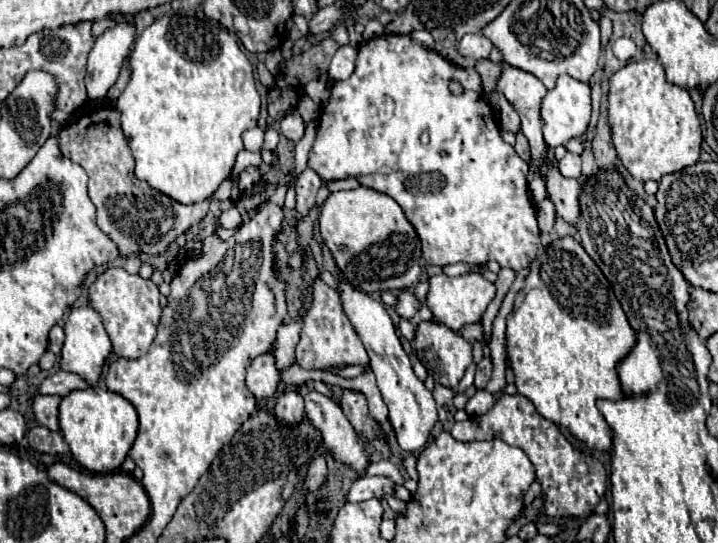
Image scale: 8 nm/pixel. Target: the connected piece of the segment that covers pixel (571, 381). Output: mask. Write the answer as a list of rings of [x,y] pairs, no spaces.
[[[570,235],[554,239],[540,257],[530,261],[530,273],[518,291],[512,311],[506,317],[506,355],[514,373],[514,385],[520,395],[528,397],[536,411],[556,425],[566,427],[572,435],[592,449],[610,449],[612,431],[596,409],[596,399],[618,401],[622,397],[616,379],[616,363],[628,355],[636,335],[628,327],[626,315],[602,271],[588,257],[584,247]]]

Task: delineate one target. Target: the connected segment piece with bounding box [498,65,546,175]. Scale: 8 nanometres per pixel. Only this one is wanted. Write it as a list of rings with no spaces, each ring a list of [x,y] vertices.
[[[504,65],[502,67],[502,75],[498,79],[498,89],[504,93],[504,97],[508,99],[508,103],[514,107],[514,111],[520,115],[520,121],[522,121],[522,133],[526,135],[530,147],[532,147],[532,161],[540,167],[540,173],[544,175],[544,169],[542,169],[542,157],[544,157],[544,149],[546,149],[546,143],[542,139],[542,125],[540,125],[540,103],[546,95],[546,87],[540,83],[540,79],[536,79],[534,75],[526,73],[526,71],[520,71],[516,67],[508,67]]]

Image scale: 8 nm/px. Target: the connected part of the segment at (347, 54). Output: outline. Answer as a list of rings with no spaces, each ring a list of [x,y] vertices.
[[[338,47],[338,51],[334,53],[332,61],[330,61],[330,67],[328,67],[328,75],[330,75],[330,81],[336,81],[336,79],[348,79],[354,71],[354,61],[356,61],[356,49],[352,47]]]

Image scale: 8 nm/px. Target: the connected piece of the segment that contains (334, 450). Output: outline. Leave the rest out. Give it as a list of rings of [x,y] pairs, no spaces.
[[[308,391],[304,395],[306,403],[306,419],[320,427],[324,435],[324,445],[330,449],[334,459],[350,465],[352,469],[364,469],[368,463],[368,455],[362,443],[356,437],[350,421],[344,417],[340,405],[326,395],[316,391]]]

